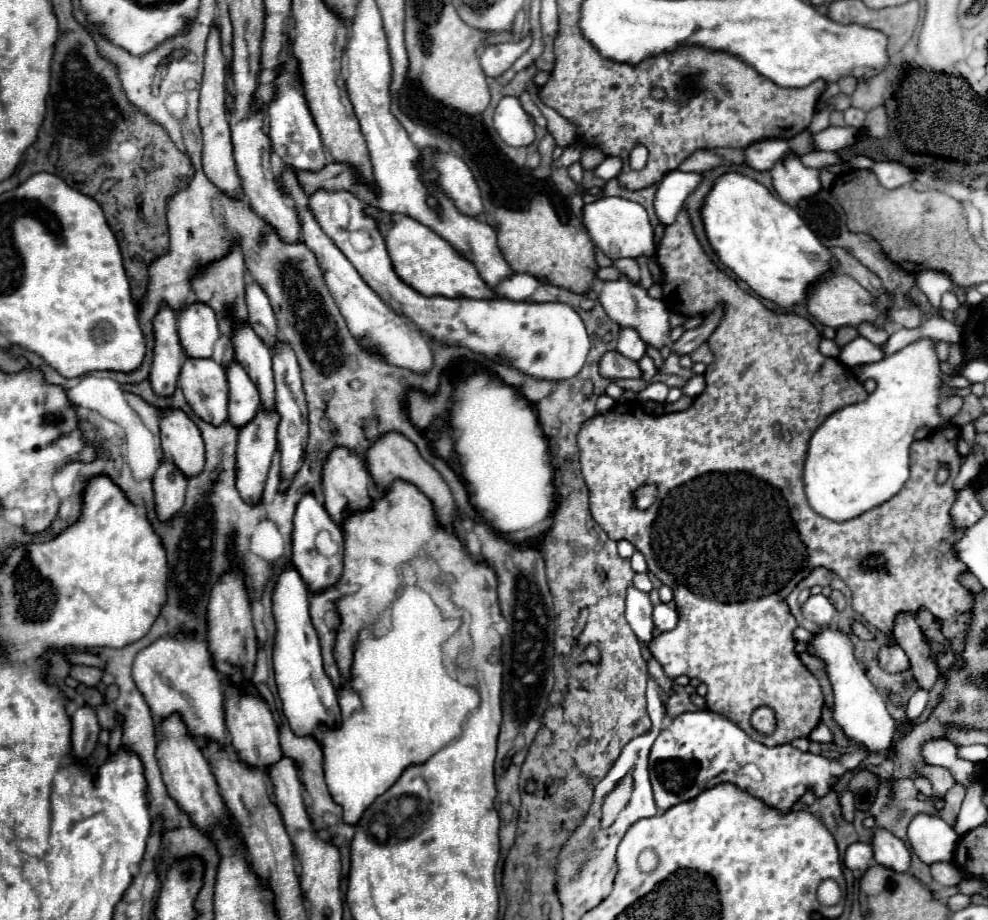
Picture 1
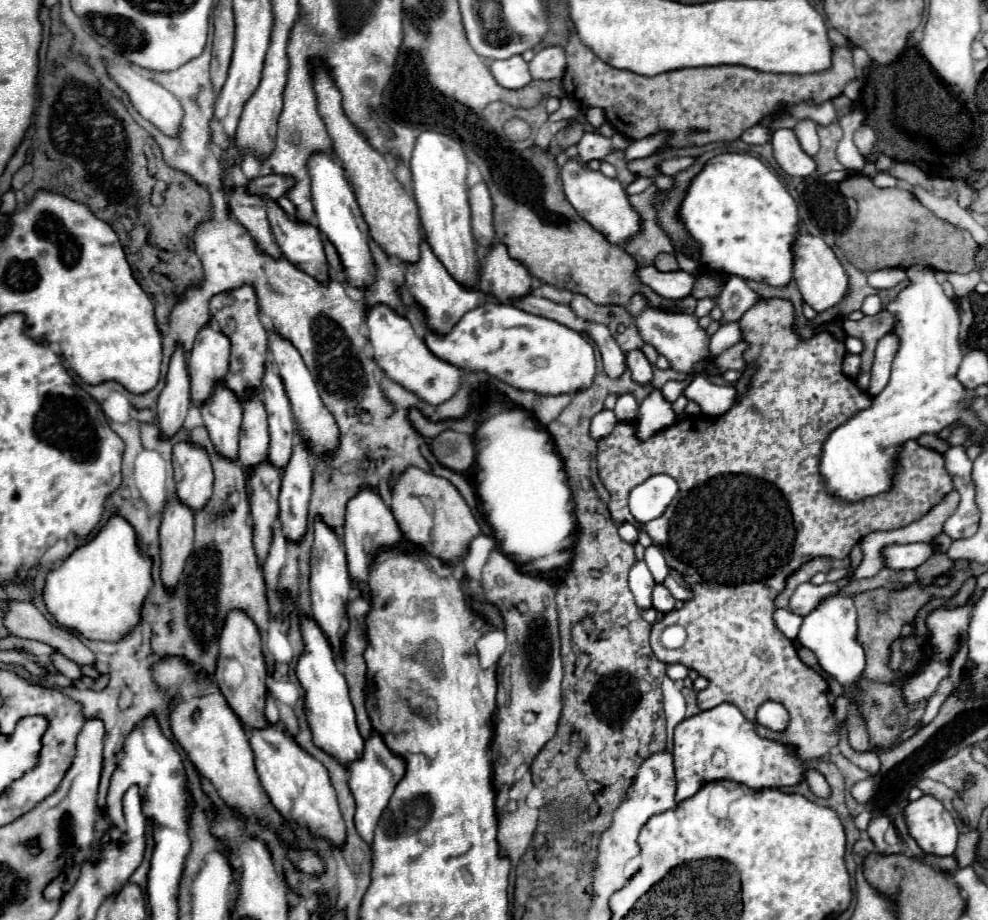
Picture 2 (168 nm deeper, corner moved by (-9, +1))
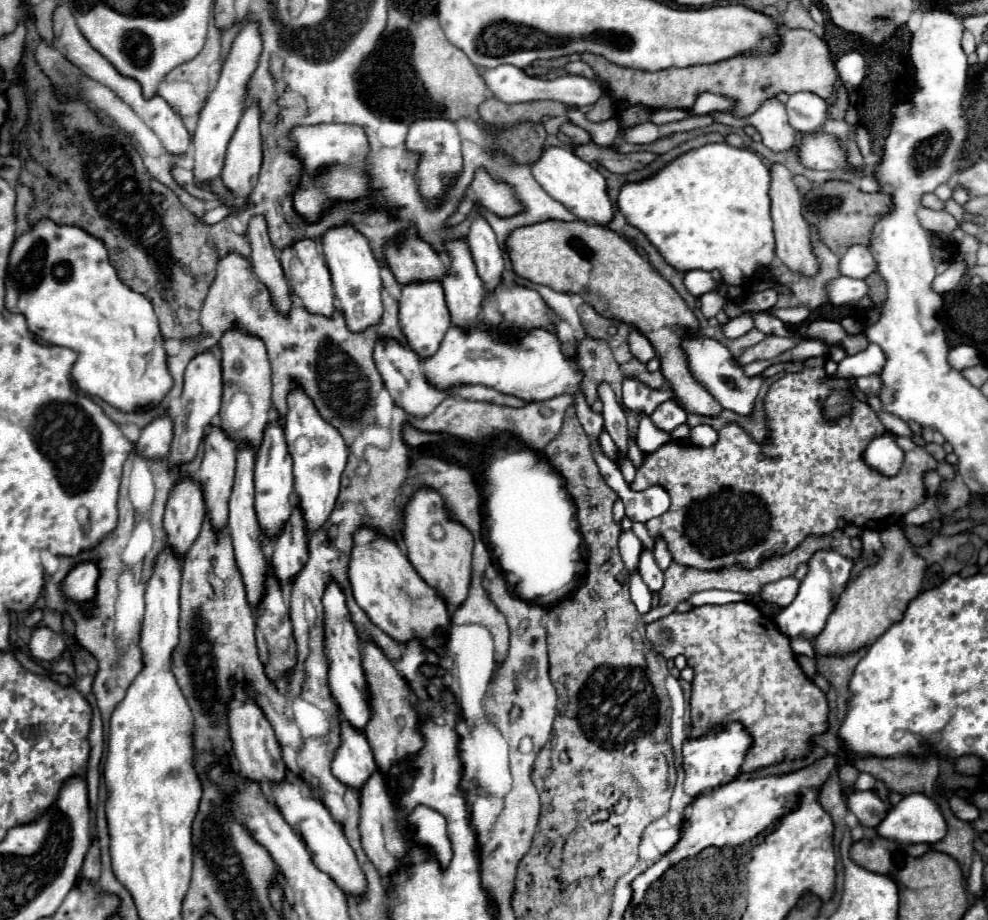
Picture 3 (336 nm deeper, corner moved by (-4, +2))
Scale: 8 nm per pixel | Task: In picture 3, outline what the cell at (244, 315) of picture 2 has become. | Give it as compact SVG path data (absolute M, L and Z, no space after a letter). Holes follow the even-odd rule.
M229 328L223 332L219 348L223 366L223 404L219 412L221 428L237 442L259 446L263 430L269 422L269 408L271 408L271 368L265 344L255 334L249 334L241 328ZM229 408L235 412L227 412Z

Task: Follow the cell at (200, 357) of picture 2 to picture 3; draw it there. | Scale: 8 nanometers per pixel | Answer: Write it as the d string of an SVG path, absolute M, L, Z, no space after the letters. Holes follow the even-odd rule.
M203 350L191 358L185 370L185 386L183 394L179 398L169 400L166 409L173 418L174 436L169 452L169 464L181 464L195 458L199 442L205 436L207 426L211 426L211 420L217 418L221 406L221 360L215 352Z

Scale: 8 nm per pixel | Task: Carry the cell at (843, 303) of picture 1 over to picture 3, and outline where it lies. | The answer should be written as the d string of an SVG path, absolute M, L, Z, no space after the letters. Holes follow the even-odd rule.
M773 164L771 166L771 218L773 218L773 232L775 232L775 252L777 258L795 274L813 278L819 272L819 258L813 252L811 246L811 232L809 224L805 222L801 214L803 200L799 196L799 190L793 184L793 174L781 166Z

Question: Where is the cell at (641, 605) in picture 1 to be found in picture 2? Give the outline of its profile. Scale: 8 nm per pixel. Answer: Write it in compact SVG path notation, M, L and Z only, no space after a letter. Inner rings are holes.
M636 561L628 573L630 581L630 591L636 597L638 609L648 609L652 607L652 587L654 587L654 577L650 575L648 567L644 561Z

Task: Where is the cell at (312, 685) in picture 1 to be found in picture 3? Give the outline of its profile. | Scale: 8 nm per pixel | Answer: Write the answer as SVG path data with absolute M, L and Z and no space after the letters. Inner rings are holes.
M339 716L339 728L341 742L333 752L331 772L343 784L359 790L359 786L367 782L367 774L371 774L371 770L375 770L377 764L361 730L351 726L351 722L345 720L343 716Z

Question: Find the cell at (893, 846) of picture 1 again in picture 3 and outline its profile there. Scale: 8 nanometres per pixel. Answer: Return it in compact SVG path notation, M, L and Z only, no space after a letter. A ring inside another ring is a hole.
M871 790L869 792L853 792L847 800L847 806L857 816L861 826L865 826L865 828L877 828L879 822L889 812L887 804L879 796L875 796Z

